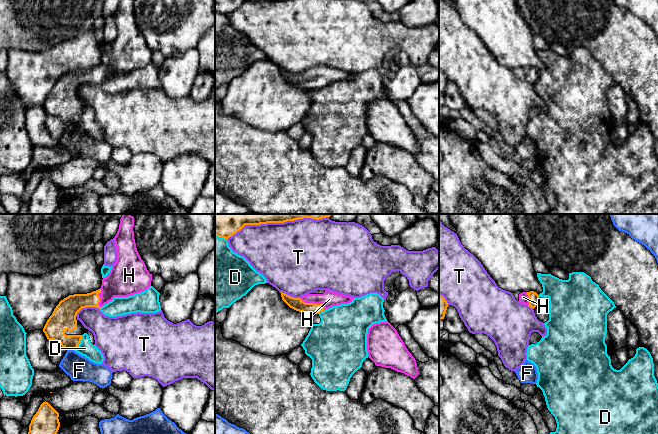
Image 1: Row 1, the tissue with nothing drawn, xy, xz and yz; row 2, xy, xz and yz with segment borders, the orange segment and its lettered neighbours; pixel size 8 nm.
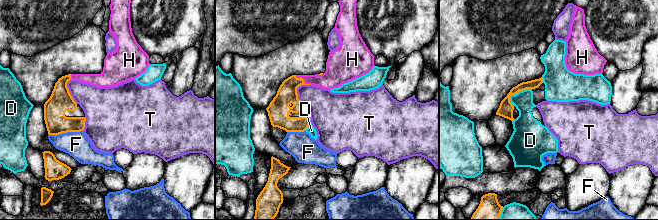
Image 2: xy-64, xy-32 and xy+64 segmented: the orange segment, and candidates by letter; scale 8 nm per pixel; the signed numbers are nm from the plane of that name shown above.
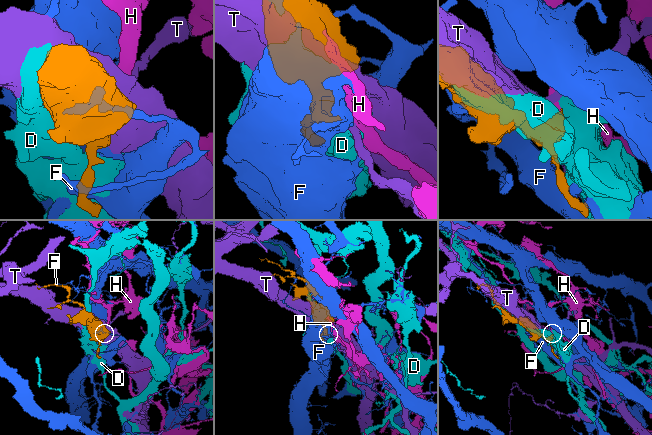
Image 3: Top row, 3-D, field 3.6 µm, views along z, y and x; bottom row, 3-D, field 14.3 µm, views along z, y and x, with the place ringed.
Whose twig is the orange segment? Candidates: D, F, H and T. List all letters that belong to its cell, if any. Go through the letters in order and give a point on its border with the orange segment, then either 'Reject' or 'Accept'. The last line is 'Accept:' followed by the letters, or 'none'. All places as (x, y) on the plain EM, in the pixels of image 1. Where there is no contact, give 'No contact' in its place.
D: Touches orange at xy (79, 119). Reject
F: Touches orange at xy (70, 125). Reject
H: Touches orange at xz (313, 79). Accept
T: Touches orange at xy (86, 82). Reject
Accept: H

